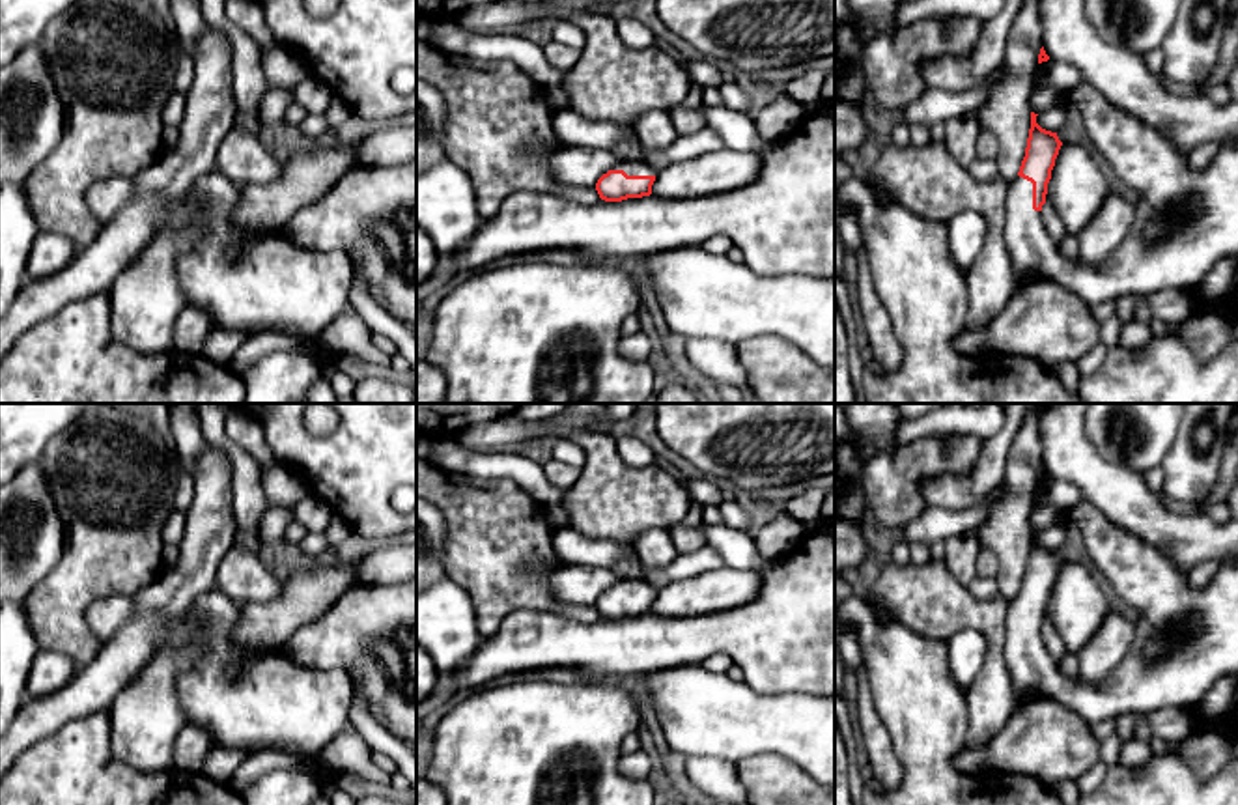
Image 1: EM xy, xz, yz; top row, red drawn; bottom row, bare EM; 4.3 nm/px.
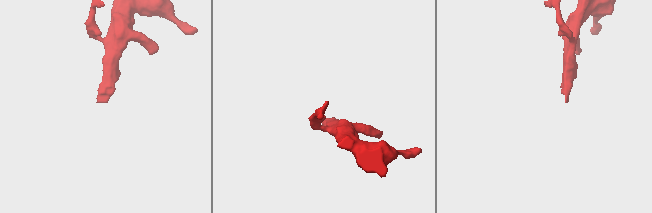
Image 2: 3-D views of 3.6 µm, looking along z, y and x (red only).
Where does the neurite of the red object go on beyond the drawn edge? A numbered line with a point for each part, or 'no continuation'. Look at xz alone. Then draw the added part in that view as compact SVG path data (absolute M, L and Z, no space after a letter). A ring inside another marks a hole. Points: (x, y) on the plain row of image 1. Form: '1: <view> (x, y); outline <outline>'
1: xz (630, 585); outline M618 579L612 588L624 588L627 594L657 594L657 586L646 579Z

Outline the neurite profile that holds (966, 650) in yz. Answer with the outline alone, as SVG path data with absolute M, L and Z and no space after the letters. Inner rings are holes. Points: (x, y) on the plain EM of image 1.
M975 629L960 631L947 643L947 656L950 678L965 693L984 663L986 641Z

